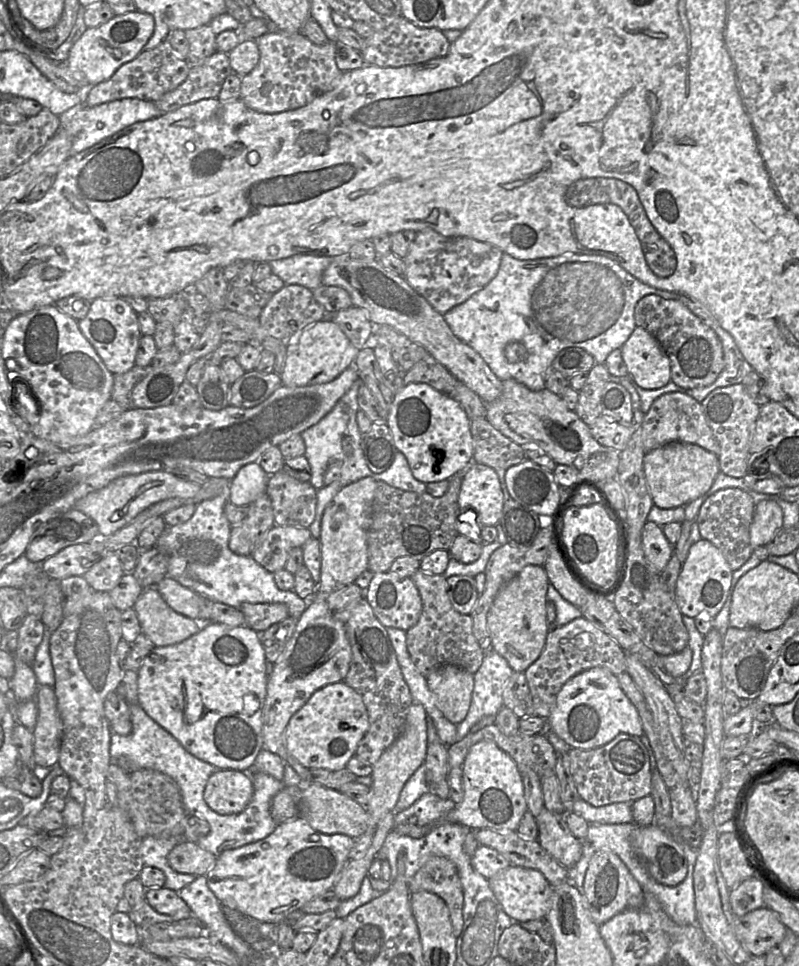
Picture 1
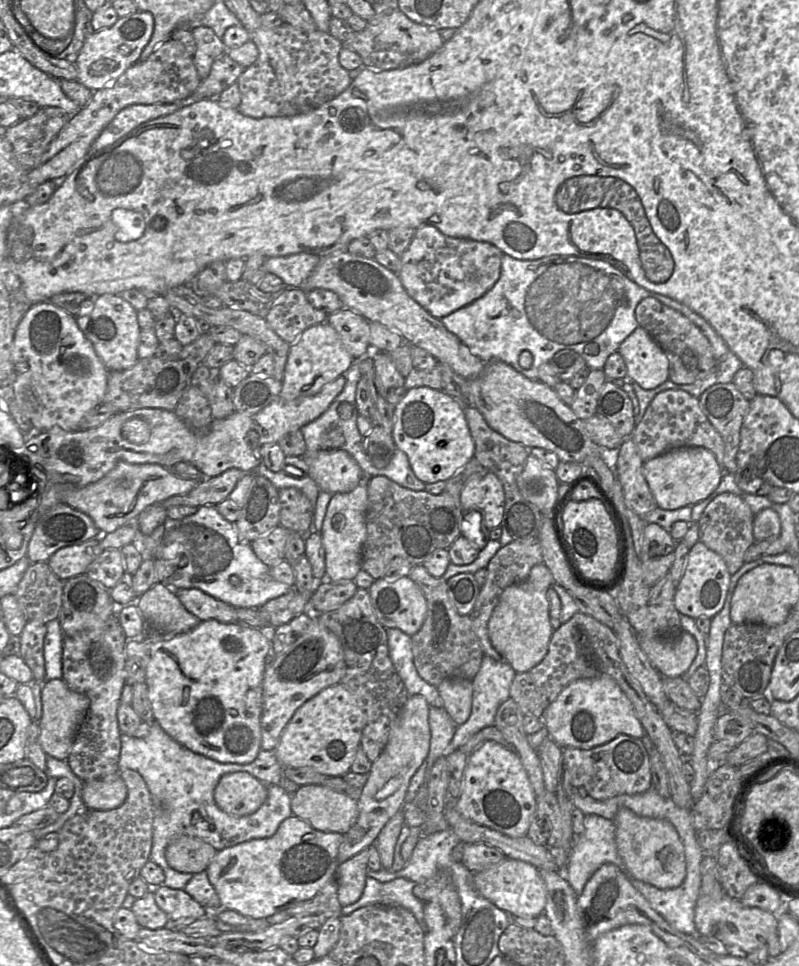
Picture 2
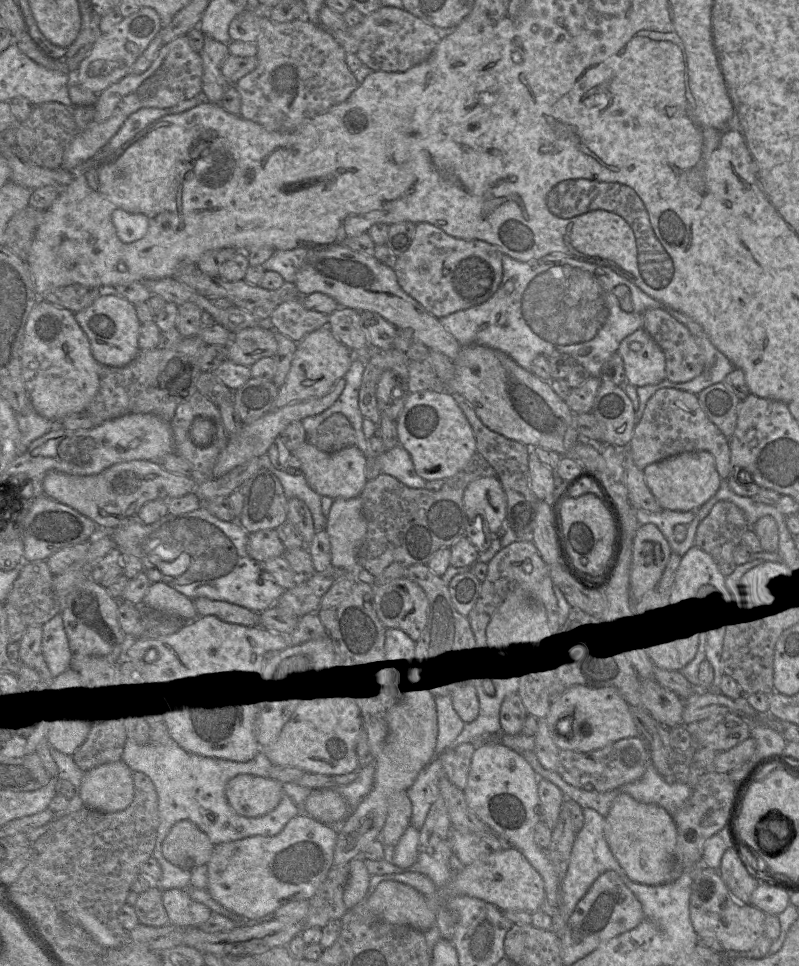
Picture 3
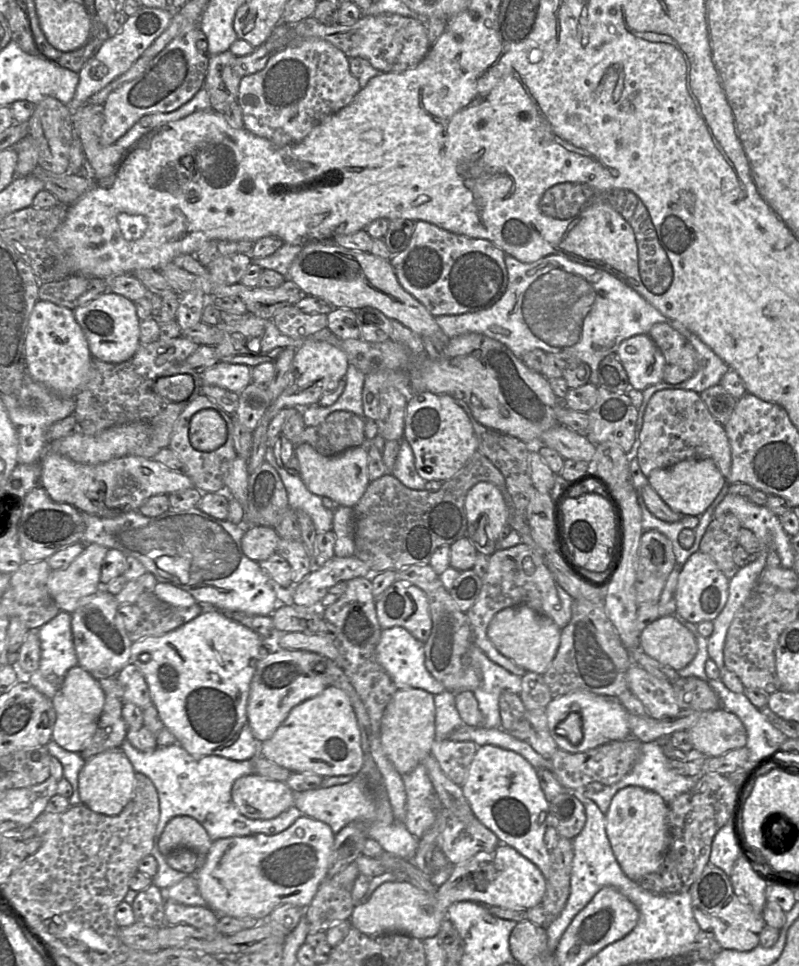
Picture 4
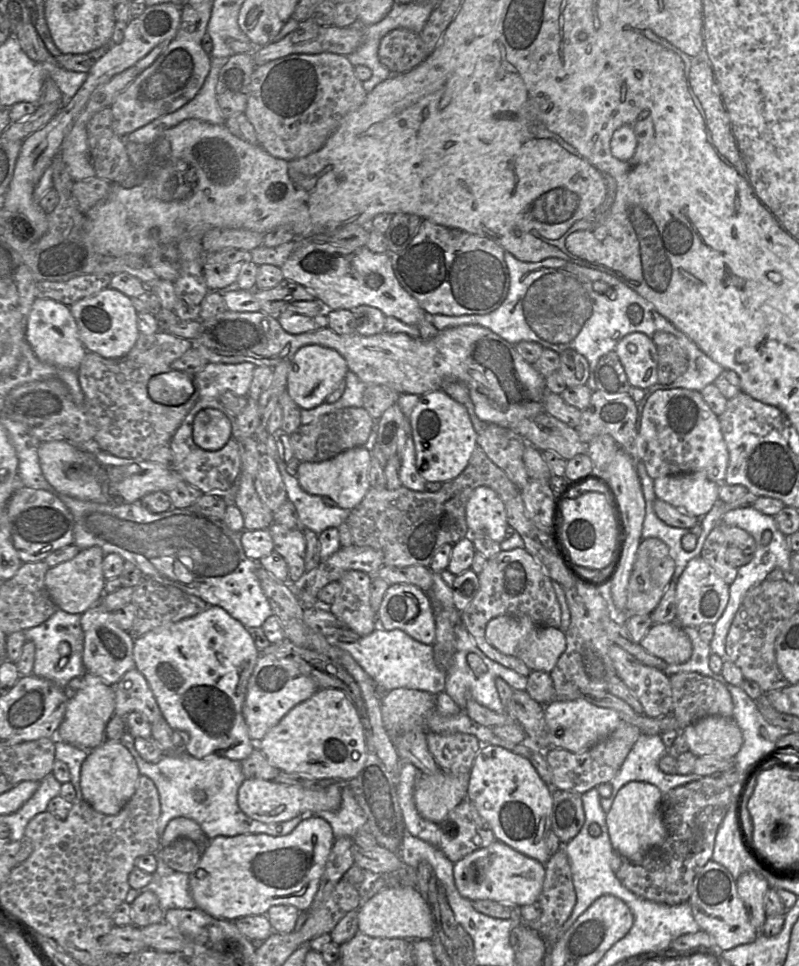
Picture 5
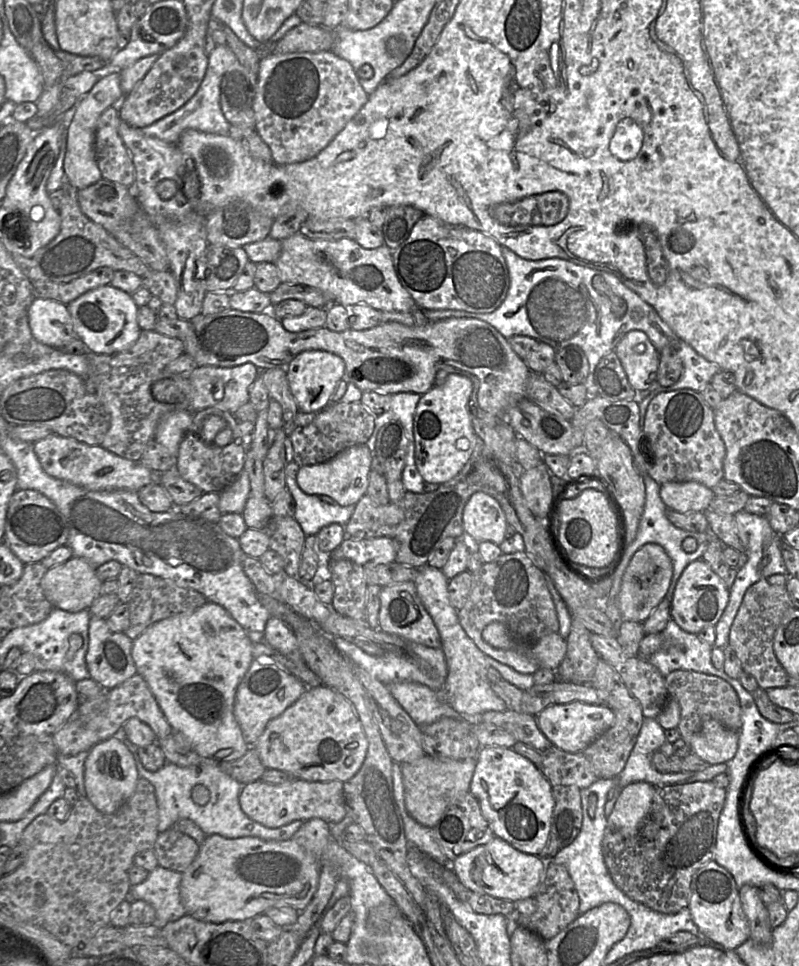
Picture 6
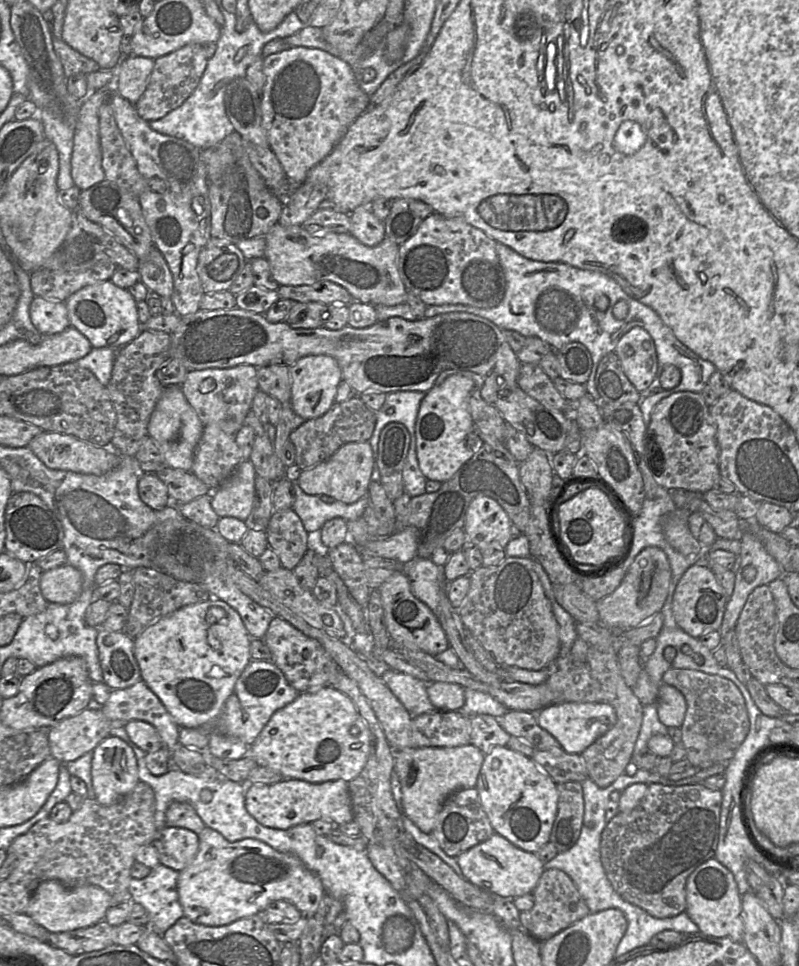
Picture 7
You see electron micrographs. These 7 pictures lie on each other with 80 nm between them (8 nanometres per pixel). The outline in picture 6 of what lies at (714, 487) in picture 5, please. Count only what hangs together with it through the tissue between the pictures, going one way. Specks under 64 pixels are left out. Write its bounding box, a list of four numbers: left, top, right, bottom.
[660,481,714,513]

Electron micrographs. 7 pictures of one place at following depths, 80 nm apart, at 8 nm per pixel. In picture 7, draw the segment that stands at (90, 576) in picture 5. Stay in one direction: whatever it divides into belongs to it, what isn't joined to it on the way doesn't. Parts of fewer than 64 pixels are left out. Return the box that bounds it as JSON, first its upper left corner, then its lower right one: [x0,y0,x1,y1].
[40,563,82,604]

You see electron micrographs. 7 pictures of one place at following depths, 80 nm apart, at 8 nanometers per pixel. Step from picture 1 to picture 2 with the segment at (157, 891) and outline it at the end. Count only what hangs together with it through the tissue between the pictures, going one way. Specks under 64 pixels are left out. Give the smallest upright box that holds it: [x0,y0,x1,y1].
[151,884,207,921]

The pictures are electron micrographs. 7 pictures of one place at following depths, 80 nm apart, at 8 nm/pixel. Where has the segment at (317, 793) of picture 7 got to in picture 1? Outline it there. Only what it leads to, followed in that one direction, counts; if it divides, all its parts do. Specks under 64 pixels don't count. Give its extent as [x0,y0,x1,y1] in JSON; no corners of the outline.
[203,769,253,815]

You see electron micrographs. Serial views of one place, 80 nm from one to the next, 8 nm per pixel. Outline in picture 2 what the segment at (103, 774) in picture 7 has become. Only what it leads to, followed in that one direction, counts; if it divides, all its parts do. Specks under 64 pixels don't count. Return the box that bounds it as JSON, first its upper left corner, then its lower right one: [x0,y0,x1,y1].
[82,773,127,810]

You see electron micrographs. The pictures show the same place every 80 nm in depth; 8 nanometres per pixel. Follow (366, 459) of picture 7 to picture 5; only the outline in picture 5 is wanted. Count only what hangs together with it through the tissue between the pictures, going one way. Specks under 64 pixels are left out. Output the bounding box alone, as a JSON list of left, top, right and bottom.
[297,446,372,510]

